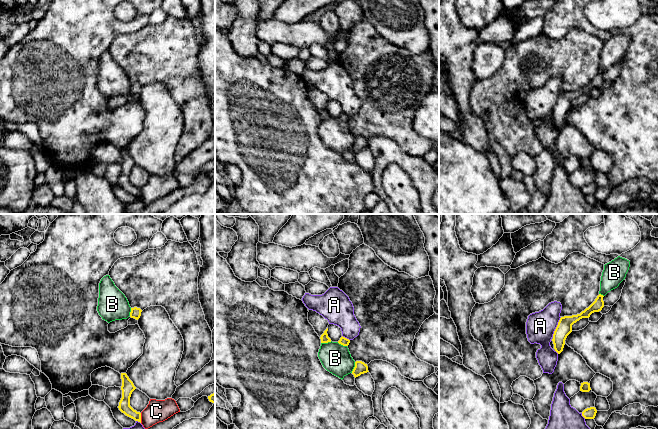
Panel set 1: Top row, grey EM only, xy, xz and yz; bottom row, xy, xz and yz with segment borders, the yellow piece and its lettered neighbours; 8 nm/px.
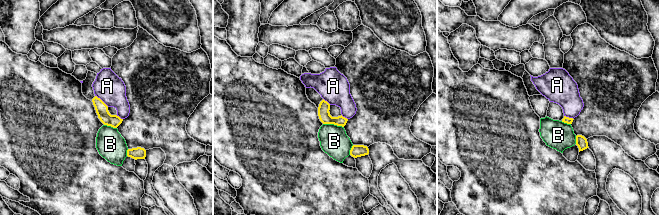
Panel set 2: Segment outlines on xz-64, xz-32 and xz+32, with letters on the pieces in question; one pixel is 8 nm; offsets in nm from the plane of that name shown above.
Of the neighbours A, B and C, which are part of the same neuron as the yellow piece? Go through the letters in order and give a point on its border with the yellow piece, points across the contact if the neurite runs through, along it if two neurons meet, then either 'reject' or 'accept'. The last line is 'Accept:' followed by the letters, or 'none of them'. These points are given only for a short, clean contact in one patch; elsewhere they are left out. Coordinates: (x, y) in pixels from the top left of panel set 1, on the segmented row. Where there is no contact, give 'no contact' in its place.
A: meets yellow in yz at (556, 327); reject
B: meets yellow in xz at (354, 367); reject
C: meets yellow in xy at (140, 418); border along xy (140, 413), (141, 422); reject
Accept: none of them

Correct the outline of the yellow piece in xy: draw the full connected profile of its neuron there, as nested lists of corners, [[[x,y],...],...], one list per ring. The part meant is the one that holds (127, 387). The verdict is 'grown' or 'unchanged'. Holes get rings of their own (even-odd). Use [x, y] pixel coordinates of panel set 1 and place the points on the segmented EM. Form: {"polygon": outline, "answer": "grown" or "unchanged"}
{"polygon": [[[121,373],[122,379],[122,398],[119,402],[119,410],[126,416],[141,423],[141,413],[137,412],[130,406],[130,397],[132,392],[136,389],[133,382],[129,379],[126,373]]], "answer": "unchanged"}

